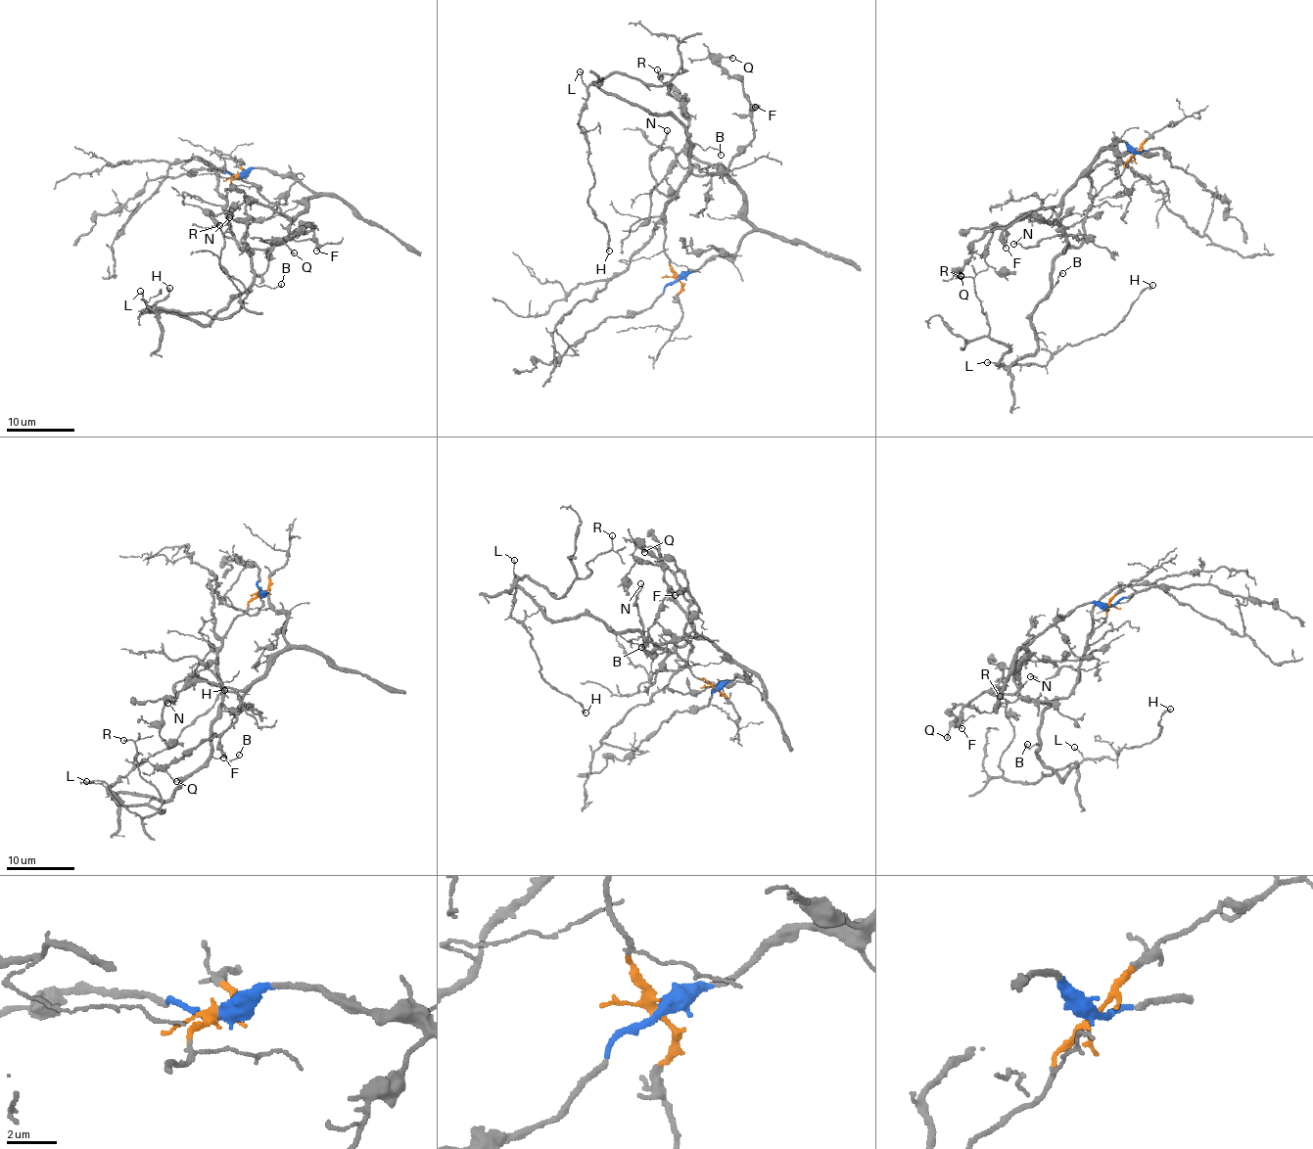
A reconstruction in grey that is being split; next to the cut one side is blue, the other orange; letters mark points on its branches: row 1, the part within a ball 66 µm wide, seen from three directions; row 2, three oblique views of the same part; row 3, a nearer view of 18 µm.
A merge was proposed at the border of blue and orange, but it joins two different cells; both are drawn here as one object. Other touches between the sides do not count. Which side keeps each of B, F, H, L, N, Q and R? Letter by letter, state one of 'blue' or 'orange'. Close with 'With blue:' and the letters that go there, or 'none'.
B: orange
F: blue
H: orange
L: orange
N: orange
Q: blue
R: orange
With blue: F, Q

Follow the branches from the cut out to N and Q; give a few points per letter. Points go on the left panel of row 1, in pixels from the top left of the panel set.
N: (238, 174), (225, 190), (232, 235), (228, 236), (211, 215), (224, 225), (229, 216)
Q: (238, 174), (262, 166), (313, 192), (289, 228), (312, 229), (283, 241), (295, 252)

